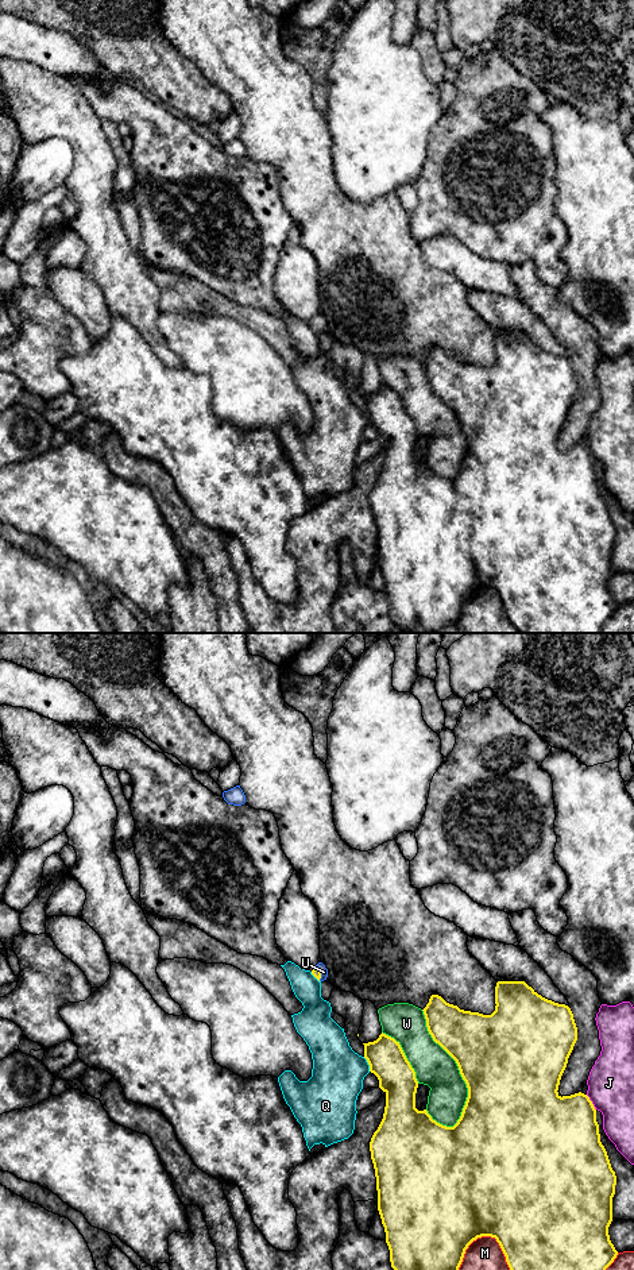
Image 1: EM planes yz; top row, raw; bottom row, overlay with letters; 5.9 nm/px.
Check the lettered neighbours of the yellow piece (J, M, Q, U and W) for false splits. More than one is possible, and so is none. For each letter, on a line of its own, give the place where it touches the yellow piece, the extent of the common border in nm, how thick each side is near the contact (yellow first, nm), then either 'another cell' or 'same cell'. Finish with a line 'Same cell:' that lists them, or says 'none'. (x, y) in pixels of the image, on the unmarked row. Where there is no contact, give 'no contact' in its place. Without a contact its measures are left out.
J: yz (591, 455) | 110 nm | 440/280 nm | another cell
M: yz (490, 587) | 400 nm | 500/300 nm | another cell
Q: yz (368, 416) | 100 nm | 220/320 nm | another cell
U: yz (320, 325) | 100 nm | 60/50 nm | same cell
W: yz (459, 421) | 750 nm | 500/240 nm | another cell
Same cell: U

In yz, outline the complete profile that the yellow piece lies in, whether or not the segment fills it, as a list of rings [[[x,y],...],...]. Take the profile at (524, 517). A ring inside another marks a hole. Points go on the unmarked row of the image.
[[[498,333],[495,356],[495,363],[491,367],[483,367],[460,362],[457,358],[446,355],[441,348],[432,347],[422,362],[429,386],[456,413],[468,440],[468,449],[461,468],[453,479],[442,478],[433,472],[426,462],[418,463],[415,460],[418,433],[399,394],[382,385],[376,393],[363,395],[364,410],[370,417],[370,424],[378,429],[379,440],[386,445],[383,471],[371,490],[370,503],[376,529],[378,563],[386,584],[391,619],[405,633],[440,633],[446,626],[459,624],[465,602],[473,592],[482,588],[491,588],[496,591],[510,622],[521,633],[603,633],[606,621],[618,607],[608,587],[608,579],[612,574],[612,549],[615,547],[616,528],[600,494],[596,462],[589,449],[581,444],[561,449],[557,444],[568,410],[577,393],[573,366],[568,358],[542,350],[525,333]]]

